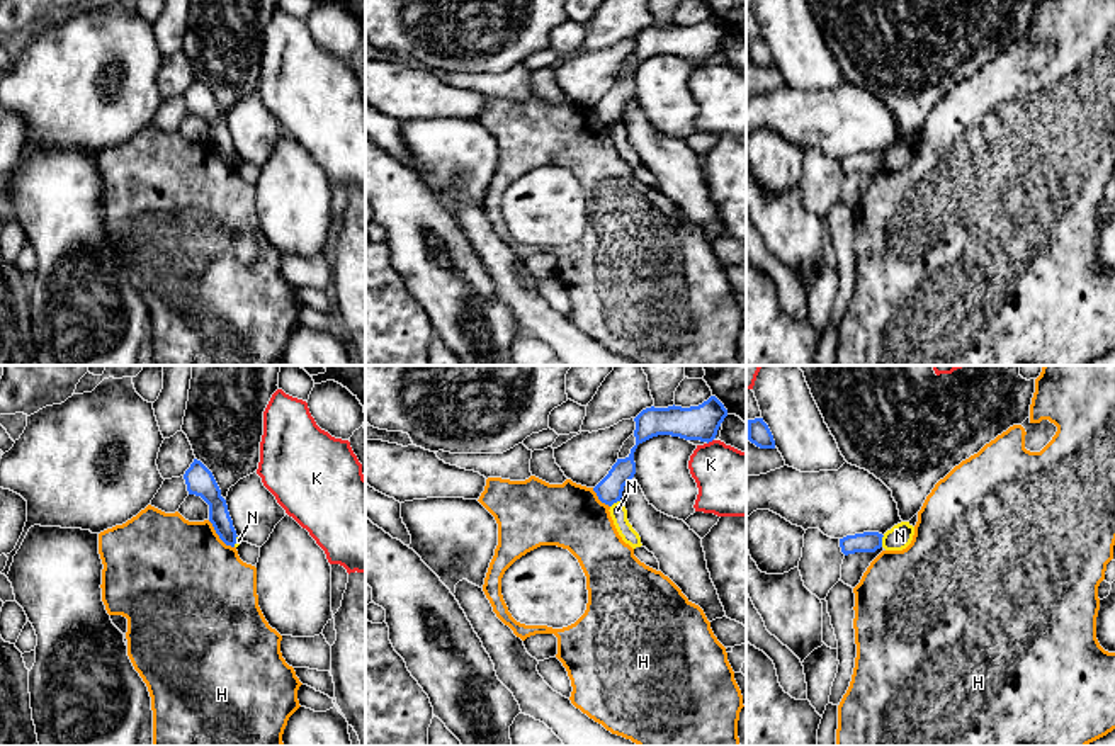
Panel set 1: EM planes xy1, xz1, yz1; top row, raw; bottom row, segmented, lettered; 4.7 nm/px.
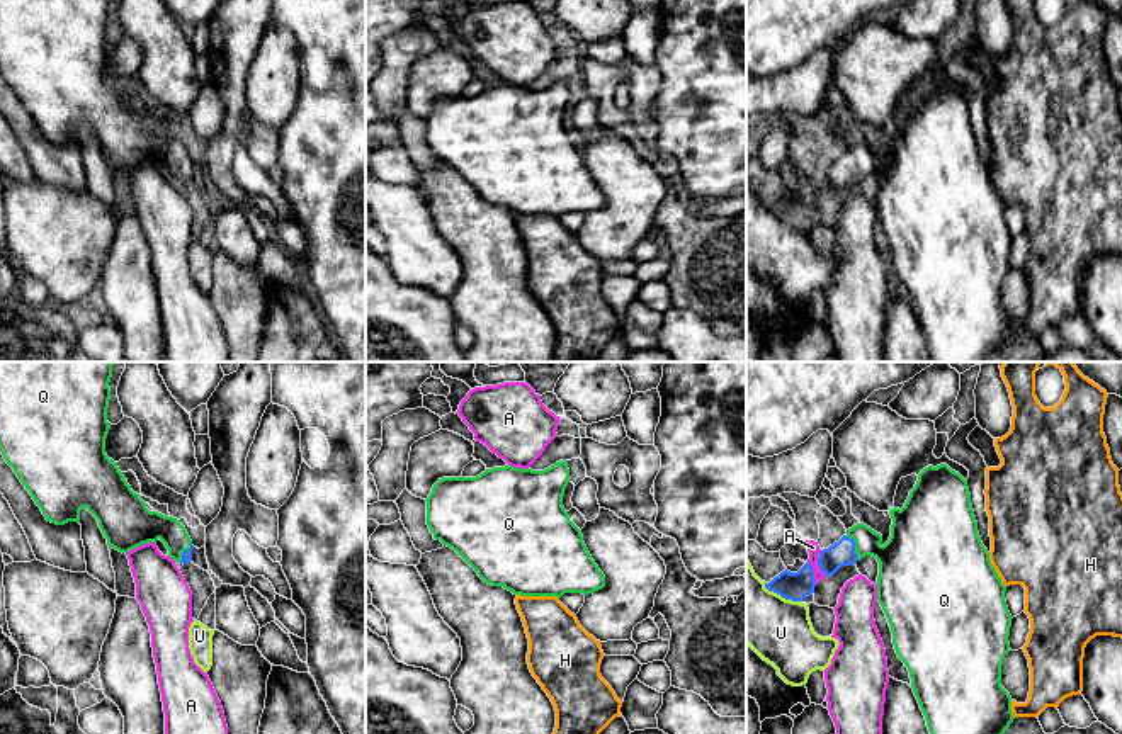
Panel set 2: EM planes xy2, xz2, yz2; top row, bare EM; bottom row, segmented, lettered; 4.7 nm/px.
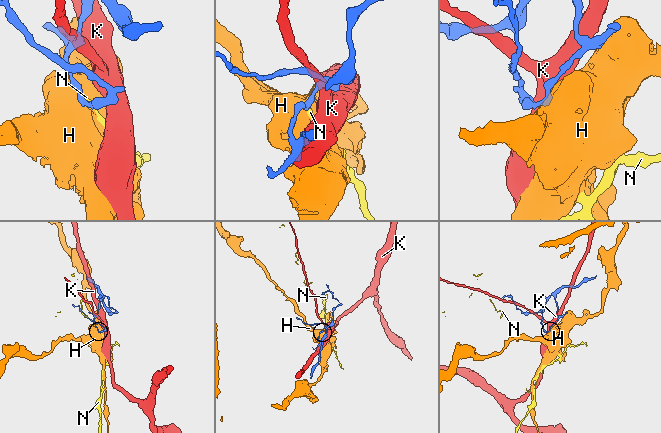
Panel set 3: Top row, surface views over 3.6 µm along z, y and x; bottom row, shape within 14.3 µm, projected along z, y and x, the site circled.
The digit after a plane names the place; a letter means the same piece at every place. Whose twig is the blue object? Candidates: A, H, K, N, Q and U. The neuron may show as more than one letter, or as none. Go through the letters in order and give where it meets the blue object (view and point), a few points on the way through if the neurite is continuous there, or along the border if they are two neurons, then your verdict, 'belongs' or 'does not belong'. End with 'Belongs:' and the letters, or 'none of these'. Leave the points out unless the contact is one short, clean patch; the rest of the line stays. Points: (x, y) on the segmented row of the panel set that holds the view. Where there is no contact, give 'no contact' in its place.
A: contact yz2 (818, 563); border yz2 (820, 551), (818, 566), (827, 575); does not belong
H: contact xy1 (218, 534); does not belong
K: contact xz1 (709, 440); does not belong
N: contact yz1 (881, 541); border yz1 (884, 536), (881, 546); does not belong
Q: contact yz2 (854, 546); way yz2 (842, 553), (854, 546), (871, 546), (905, 559); belongs
U: contact yz2 (781, 595); border yz2 (764, 583), (769, 590), (799, 602); does not belong
Belongs: Q

